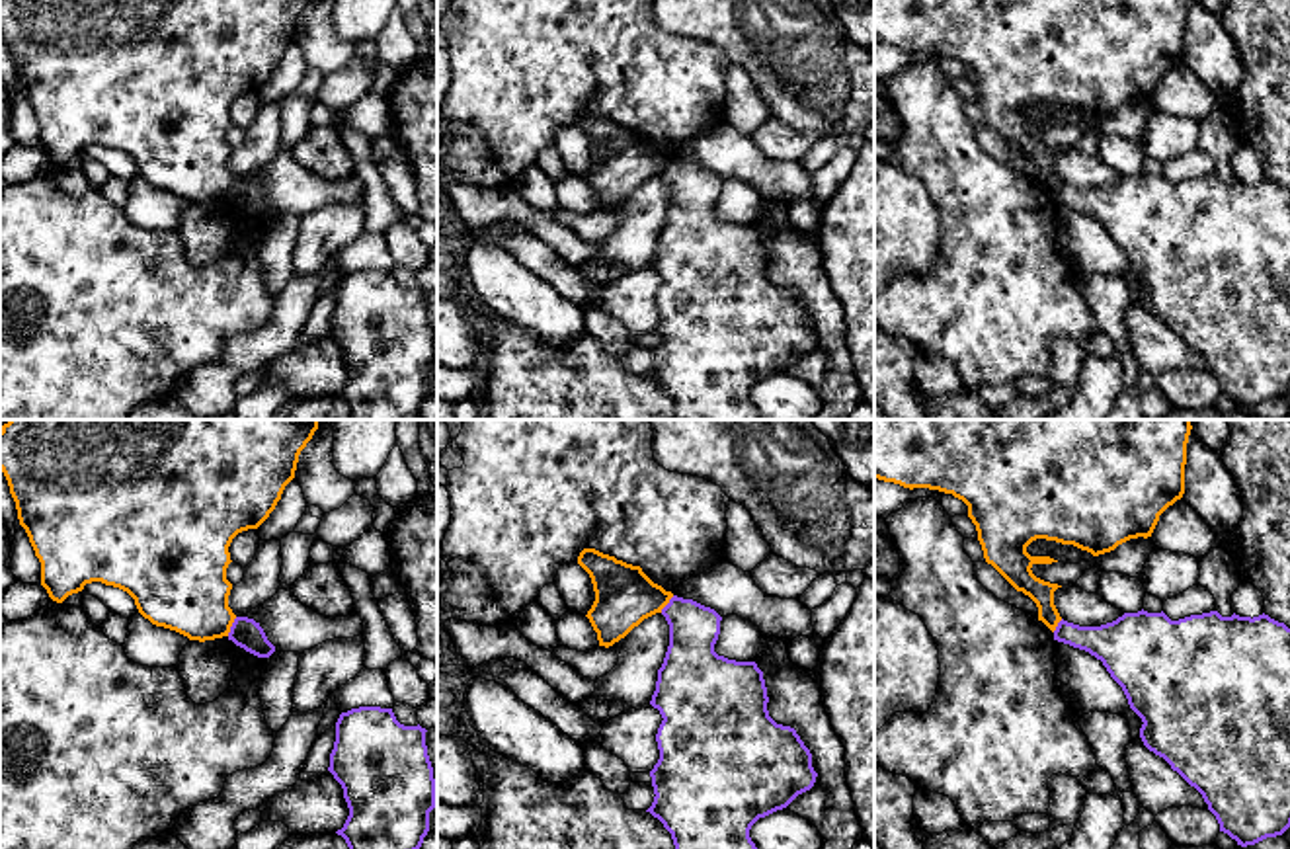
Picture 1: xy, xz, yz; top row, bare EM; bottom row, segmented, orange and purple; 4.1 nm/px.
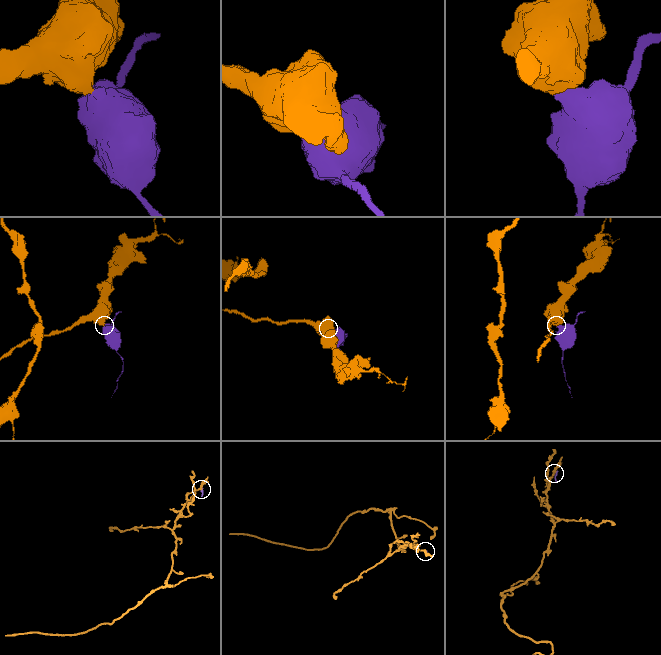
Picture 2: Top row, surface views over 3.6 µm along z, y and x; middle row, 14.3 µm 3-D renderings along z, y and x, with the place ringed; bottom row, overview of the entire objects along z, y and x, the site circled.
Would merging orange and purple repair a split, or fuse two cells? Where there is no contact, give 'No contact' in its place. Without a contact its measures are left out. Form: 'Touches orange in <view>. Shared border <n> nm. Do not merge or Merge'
Touches orange in xy. Shared border 90 nm. Do not merge

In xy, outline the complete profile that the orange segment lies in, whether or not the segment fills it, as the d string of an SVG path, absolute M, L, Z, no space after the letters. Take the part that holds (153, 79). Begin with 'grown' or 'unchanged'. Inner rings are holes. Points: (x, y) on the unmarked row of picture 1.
unchanged | M0 0L0 33L16 64L20 88L25 92L35 119L41 125L41 148L49 160L62 166L86 146L101 144L127 154L139 176L156 189L176 193L189 203L215 203L228 199L236 182L228 170L232 146L226 131L232 125L228 109L232 101L248 92L258 92L275 72L285 49L295 41L301 14L312 0Z

